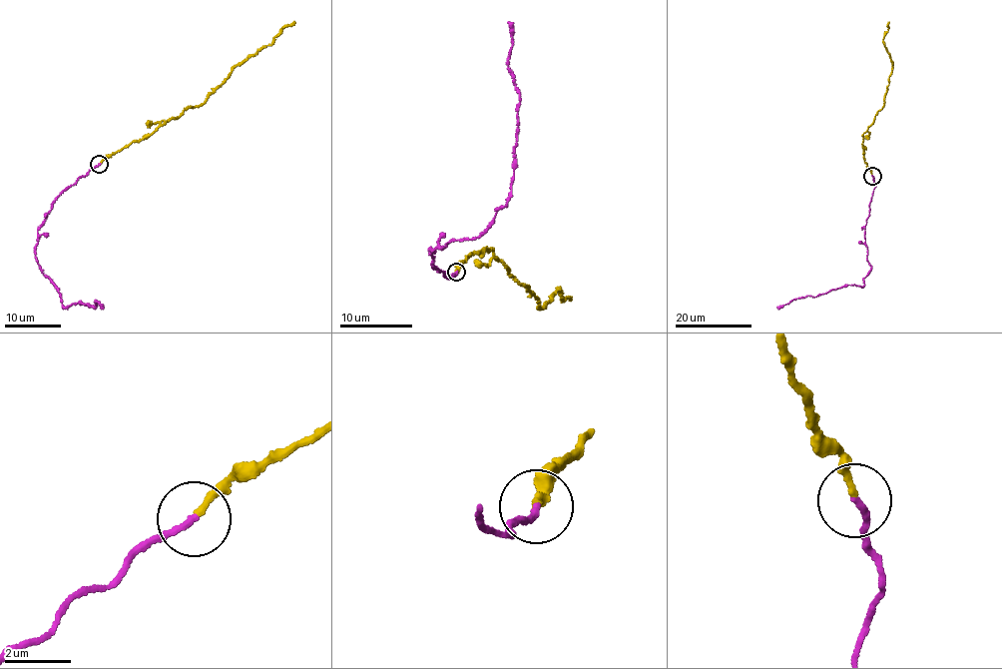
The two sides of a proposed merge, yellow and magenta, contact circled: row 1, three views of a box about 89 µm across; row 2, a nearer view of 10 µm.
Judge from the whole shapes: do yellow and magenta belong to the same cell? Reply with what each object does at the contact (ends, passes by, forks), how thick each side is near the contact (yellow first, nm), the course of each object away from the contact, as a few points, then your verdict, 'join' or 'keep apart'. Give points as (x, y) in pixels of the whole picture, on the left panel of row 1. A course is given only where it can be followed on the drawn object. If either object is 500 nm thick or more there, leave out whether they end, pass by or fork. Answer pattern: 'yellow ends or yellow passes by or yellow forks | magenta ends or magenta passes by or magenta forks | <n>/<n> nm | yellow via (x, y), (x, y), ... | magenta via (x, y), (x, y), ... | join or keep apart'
yellow ends | magenta ends | 200/190 nm | yellow via (100, 164), (126, 146), (144, 140), (189, 108), (198, 107), (236, 67), (266, 47), (294, 22) | magenta via (100, 165), (52, 206), (37, 231), (35, 258), (62, 305), (81, 301), (94, 308), (97, 300), (101, 306) | keep apart

